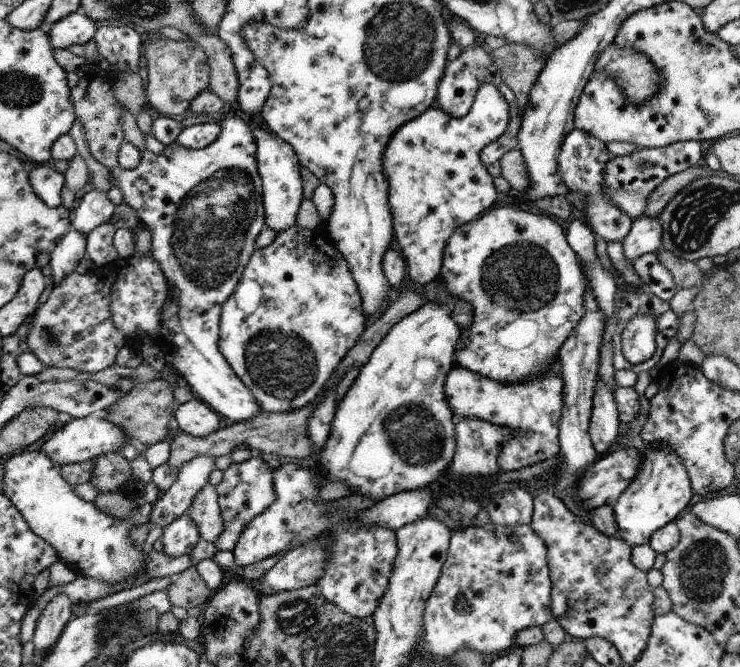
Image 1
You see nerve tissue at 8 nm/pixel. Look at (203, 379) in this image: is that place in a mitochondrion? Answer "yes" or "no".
no

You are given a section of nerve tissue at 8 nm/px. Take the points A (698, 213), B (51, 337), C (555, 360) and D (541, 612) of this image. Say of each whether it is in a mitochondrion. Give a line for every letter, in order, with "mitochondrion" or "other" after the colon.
A: mitochondrion
B: mitochondrion
C: other
D: other

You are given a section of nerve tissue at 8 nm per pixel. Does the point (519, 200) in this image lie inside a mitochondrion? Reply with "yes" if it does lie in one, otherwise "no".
no

